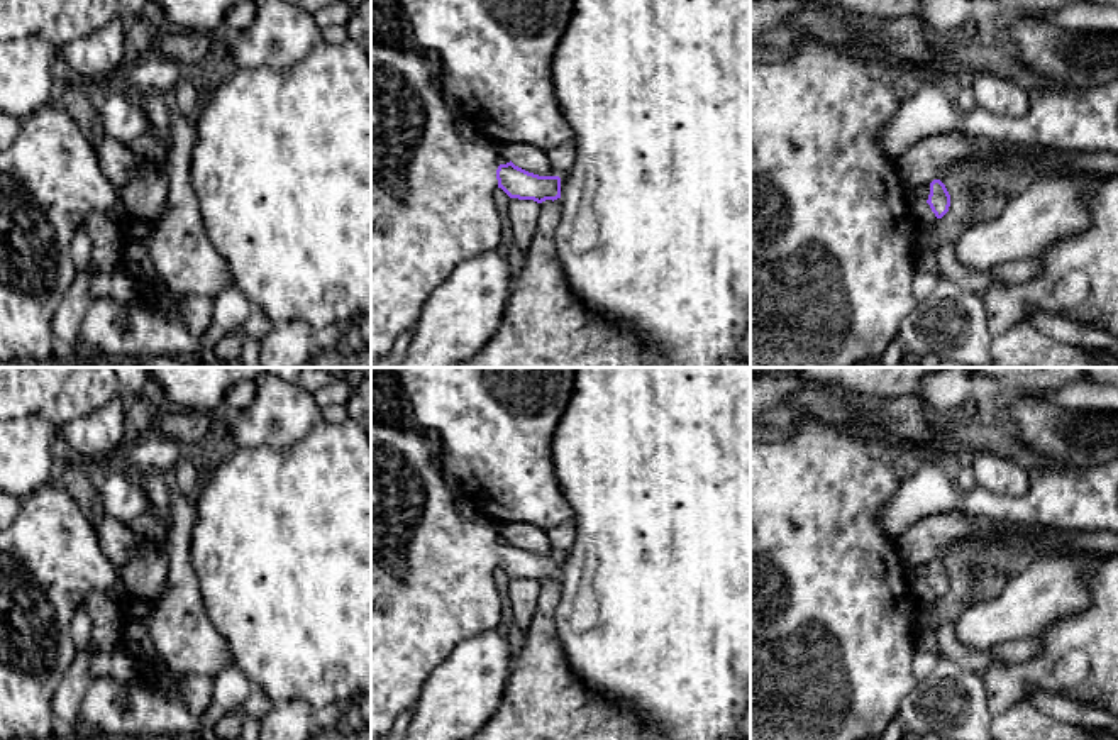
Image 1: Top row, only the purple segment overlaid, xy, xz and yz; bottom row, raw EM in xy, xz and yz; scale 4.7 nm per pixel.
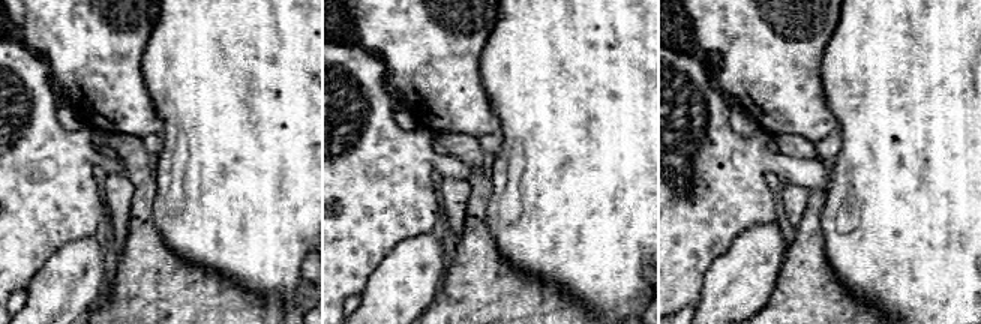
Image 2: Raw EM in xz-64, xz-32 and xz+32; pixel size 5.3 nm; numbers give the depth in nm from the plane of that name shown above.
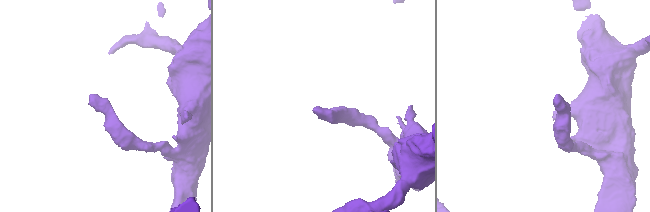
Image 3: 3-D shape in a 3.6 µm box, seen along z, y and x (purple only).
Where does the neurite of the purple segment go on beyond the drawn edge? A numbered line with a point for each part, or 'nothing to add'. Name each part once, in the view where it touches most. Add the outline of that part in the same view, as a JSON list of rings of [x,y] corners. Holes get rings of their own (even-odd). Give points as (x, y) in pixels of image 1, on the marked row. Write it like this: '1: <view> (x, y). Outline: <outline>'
1: xz (432, 207). Outline: [[[371,42],[371,361],[385,359],[401,334],[415,330],[427,298],[449,278],[457,264],[478,254],[498,249],[503,242],[503,220],[493,191],[498,188],[498,156],[505,149],[486,141],[468,144],[456,135],[454,124],[459,110],[442,93],[439,75],[439,64],[417,49],[403,51]]]

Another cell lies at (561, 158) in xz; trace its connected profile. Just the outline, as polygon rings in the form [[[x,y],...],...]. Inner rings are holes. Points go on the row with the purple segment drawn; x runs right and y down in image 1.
[[[574,141],[564,142],[559,147],[554,147],[547,152],[549,161],[556,171],[556,174],[561,178],[564,176],[576,161],[576,146]]]

